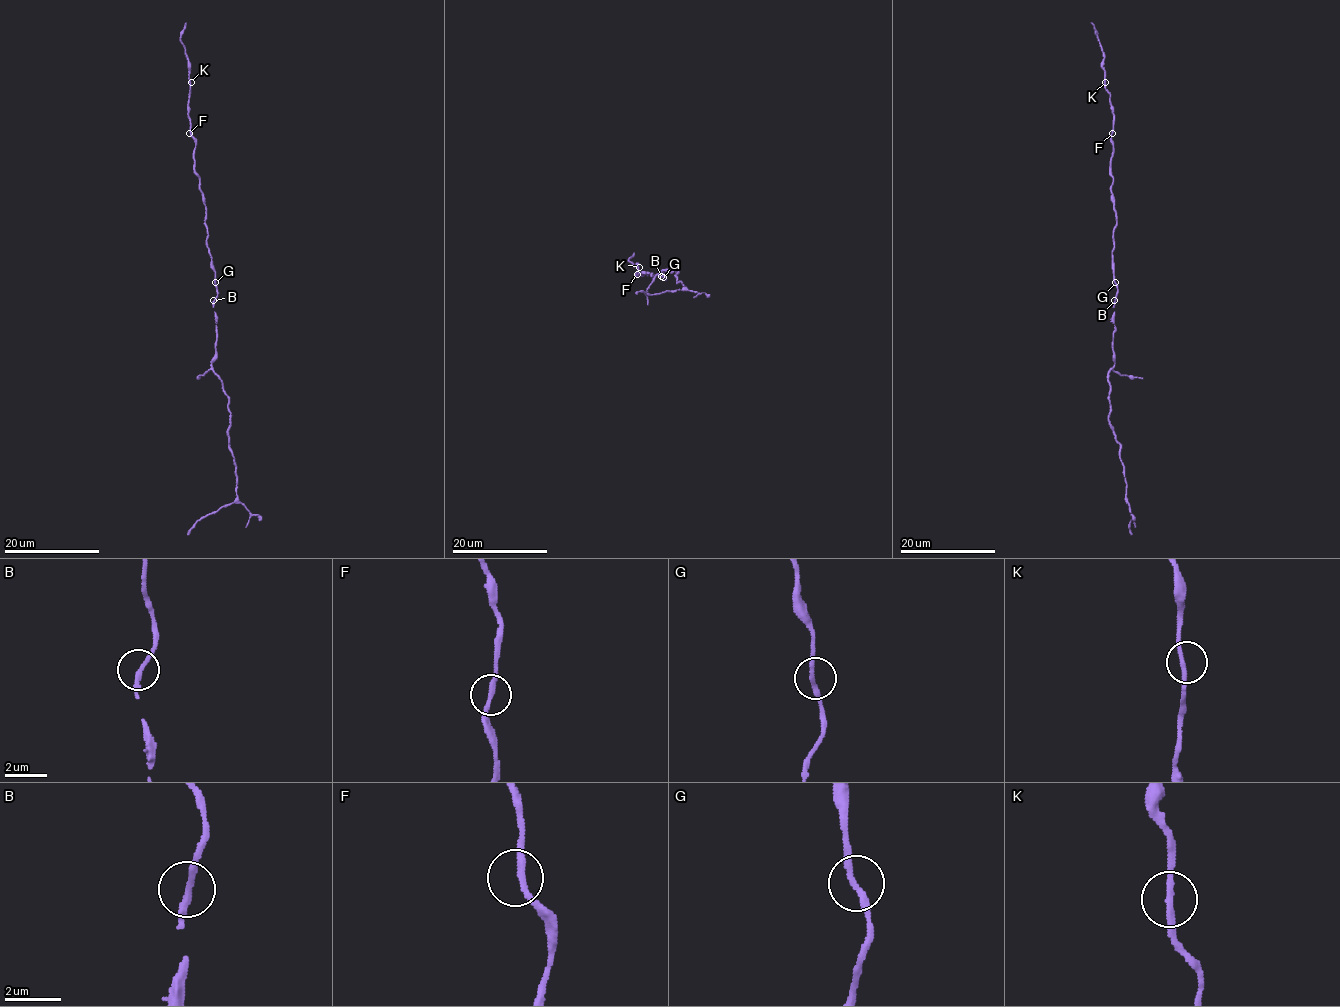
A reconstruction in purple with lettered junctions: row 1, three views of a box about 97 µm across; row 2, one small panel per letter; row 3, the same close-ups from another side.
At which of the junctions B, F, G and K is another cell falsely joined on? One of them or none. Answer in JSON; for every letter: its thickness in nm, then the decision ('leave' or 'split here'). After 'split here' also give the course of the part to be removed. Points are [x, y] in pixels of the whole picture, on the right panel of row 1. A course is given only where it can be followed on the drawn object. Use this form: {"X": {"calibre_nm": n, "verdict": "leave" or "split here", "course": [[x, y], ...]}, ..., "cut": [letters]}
{"B": {"calibre_nm": 240, "verdict": "leave"}, "F": {"calibre_nm": 240, "verdict": "leave"}, "G": {"calibre_nm": 240, "verdict": "leave"}, "K": {"calibre_nm": 240, "verdict": "leave"}, "cut": []}

